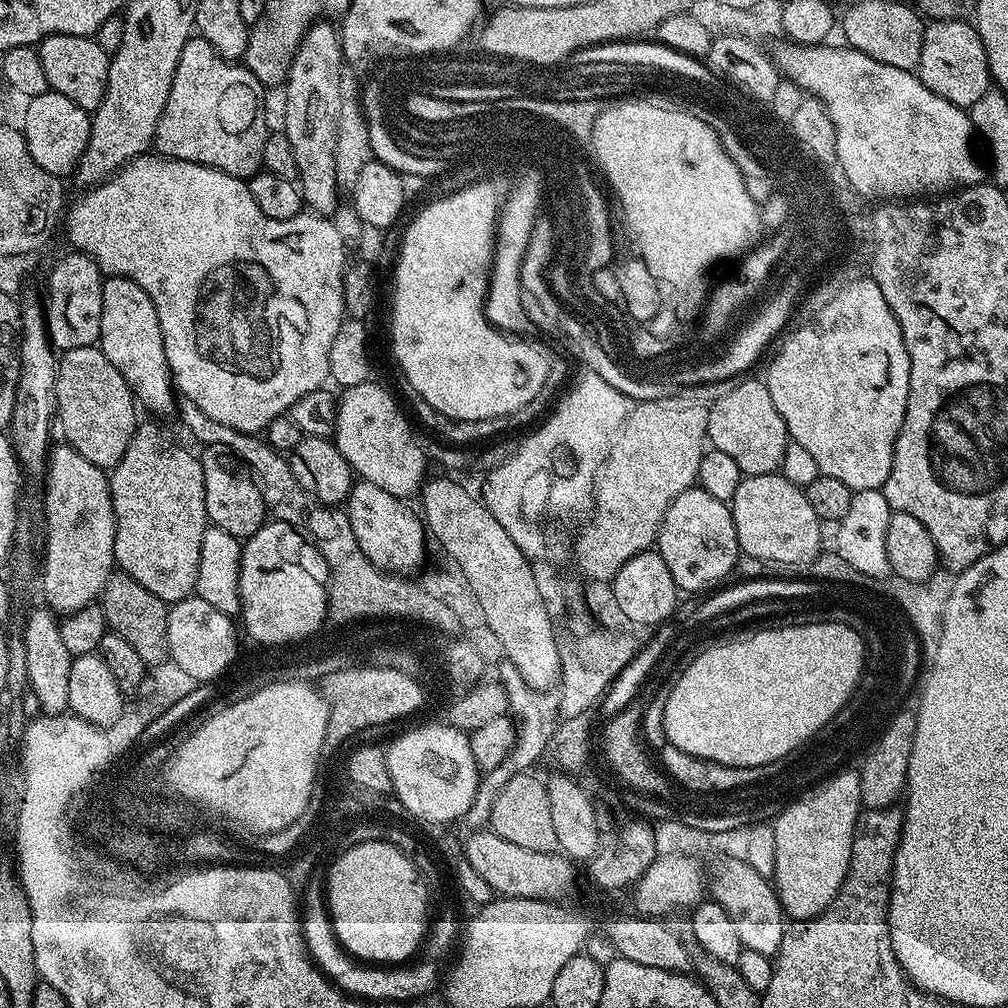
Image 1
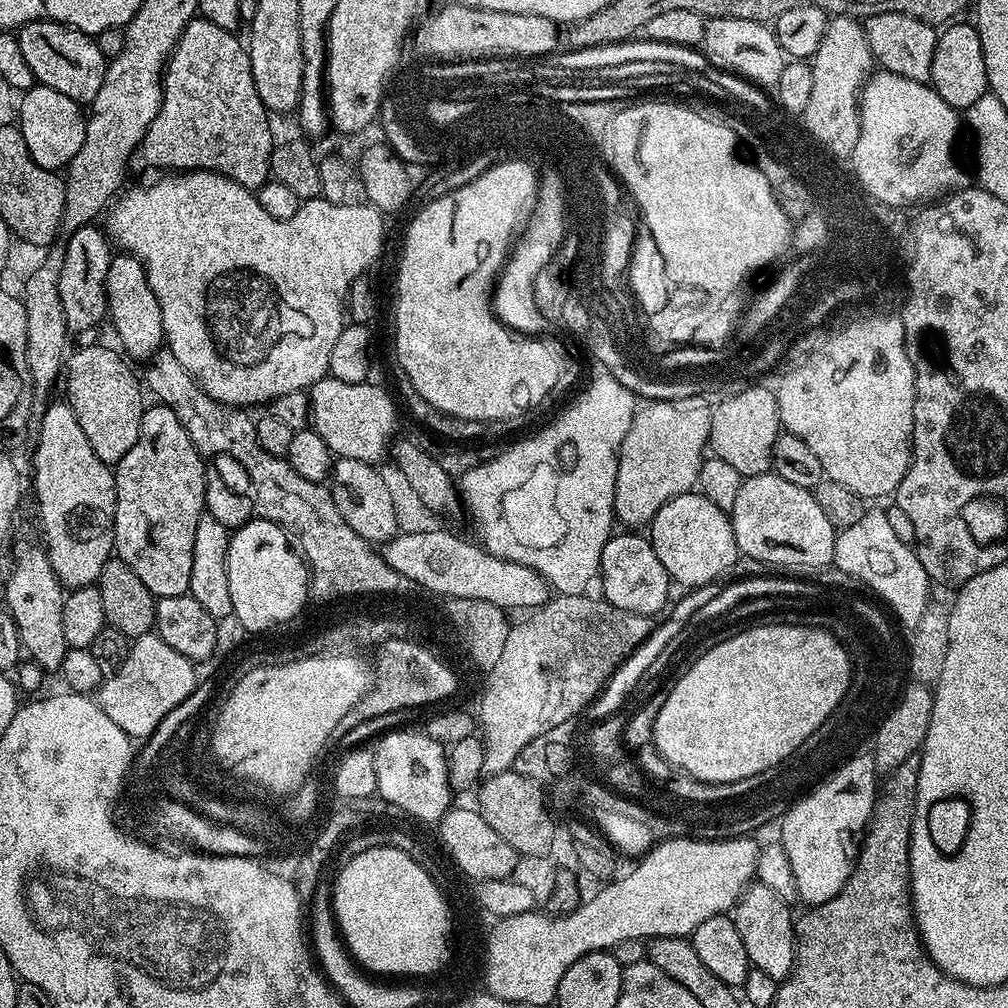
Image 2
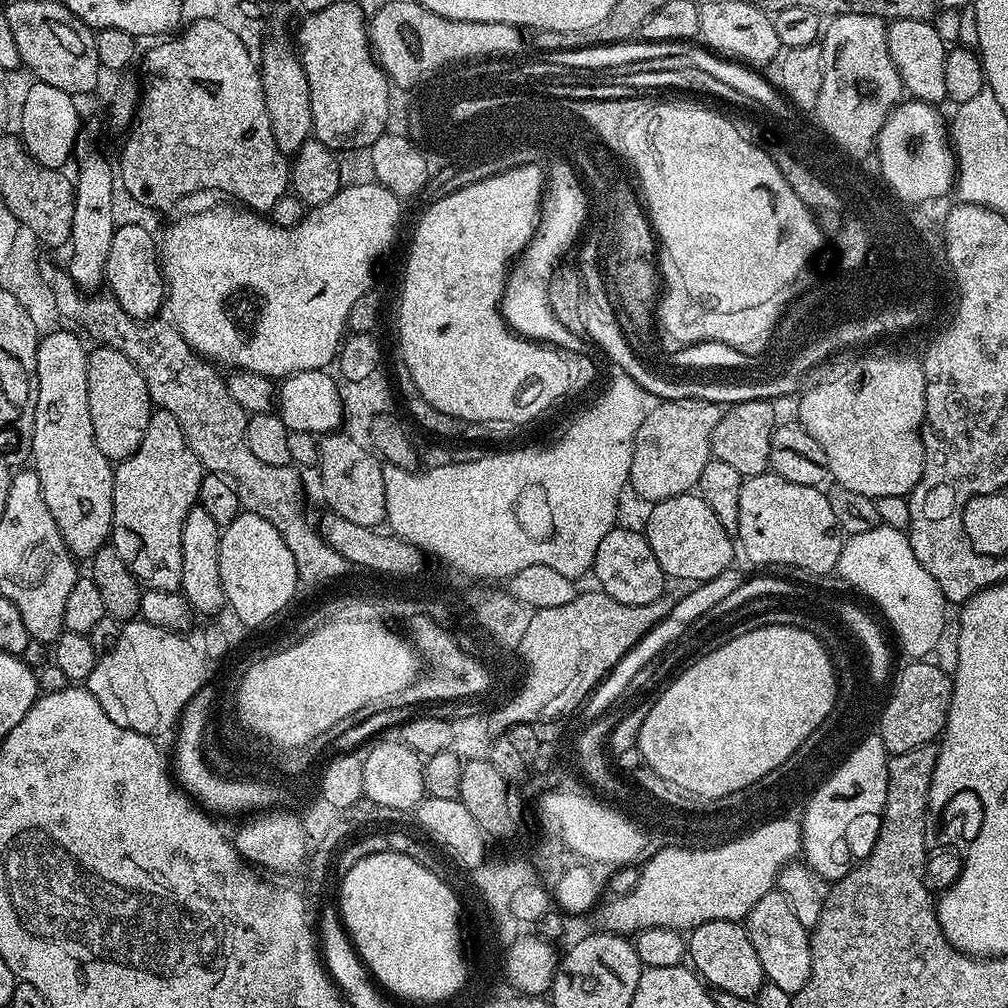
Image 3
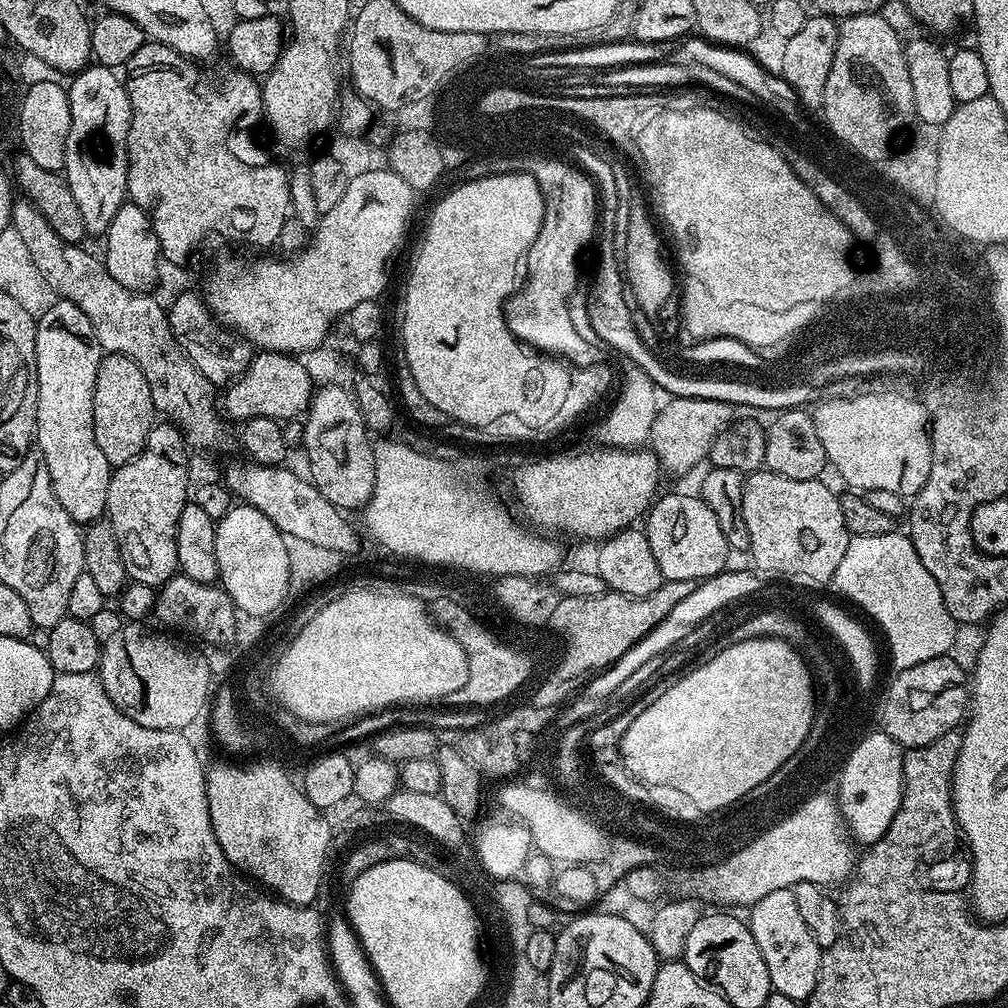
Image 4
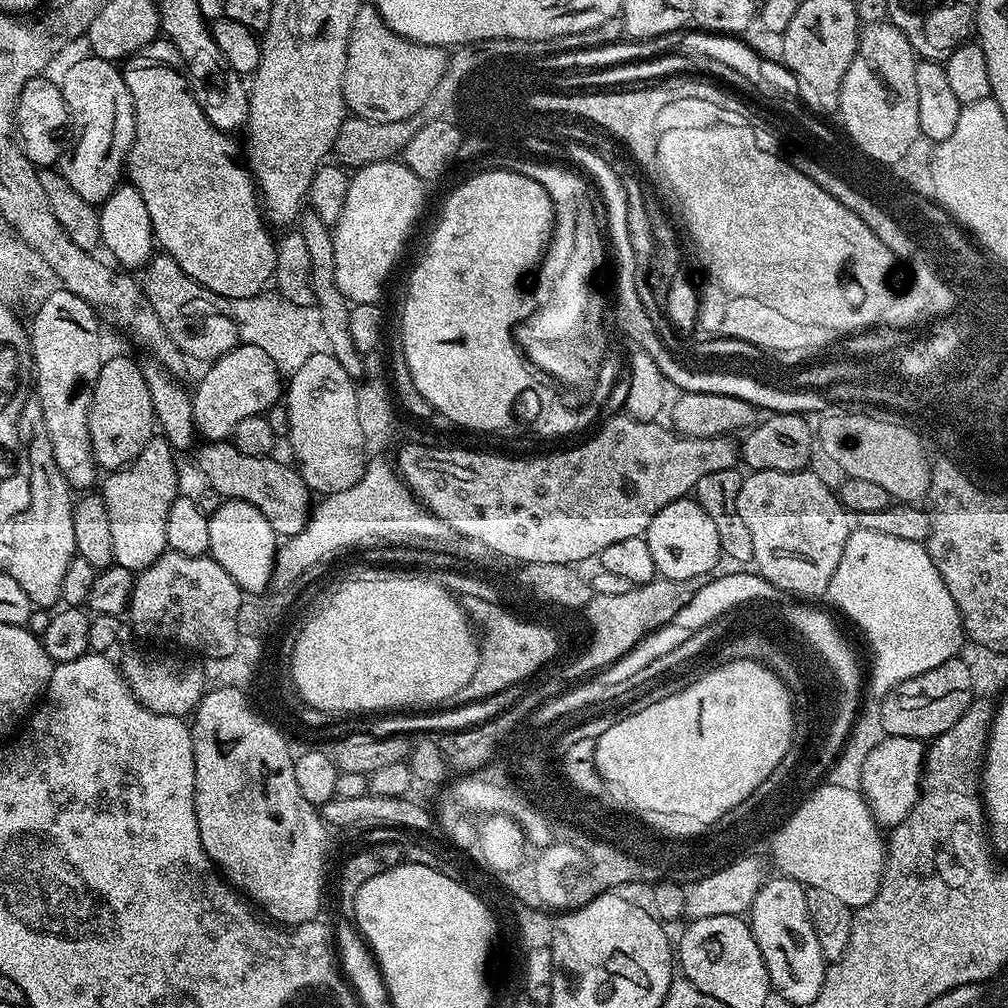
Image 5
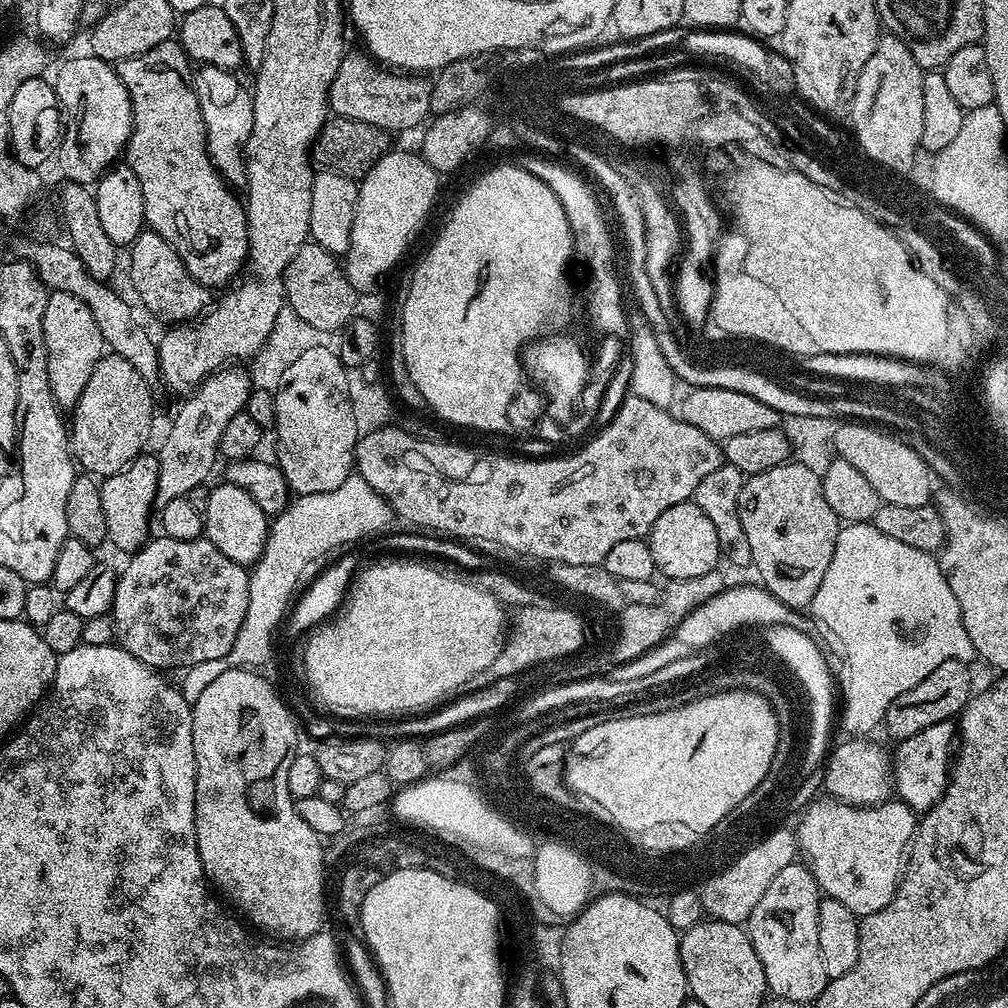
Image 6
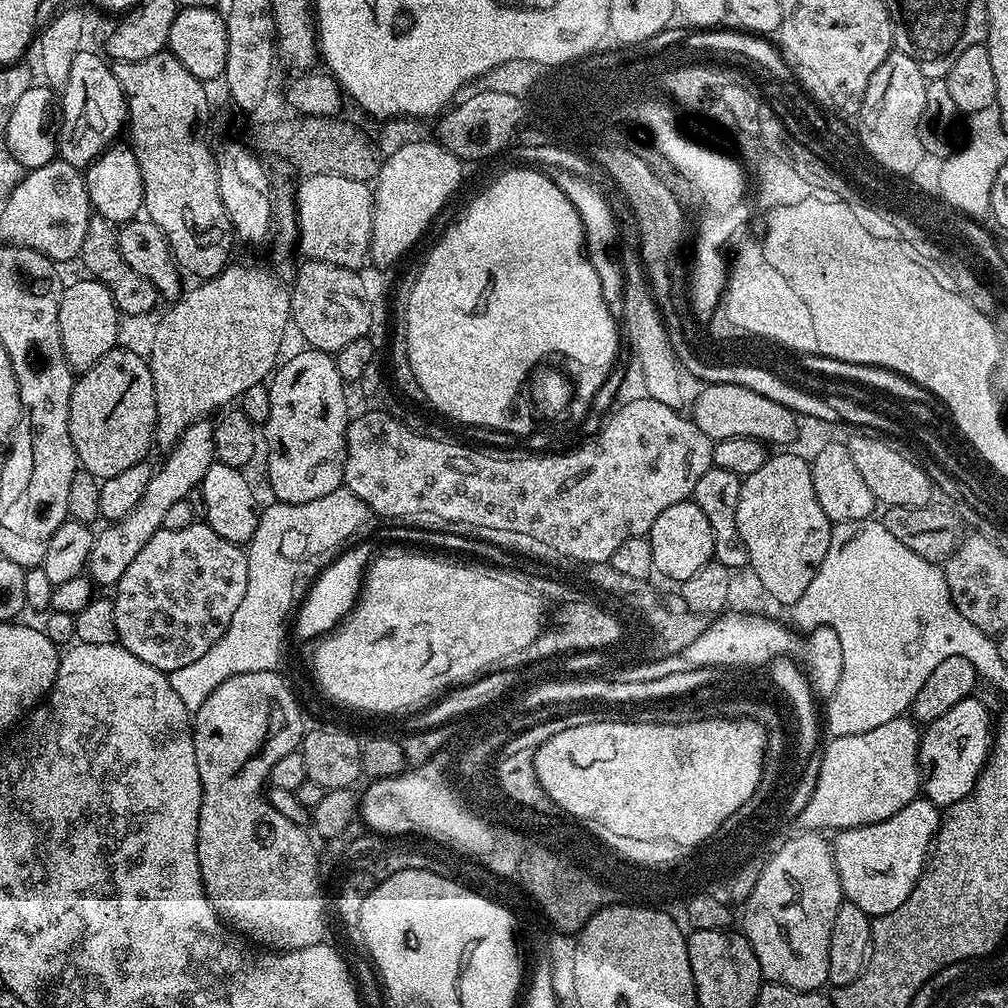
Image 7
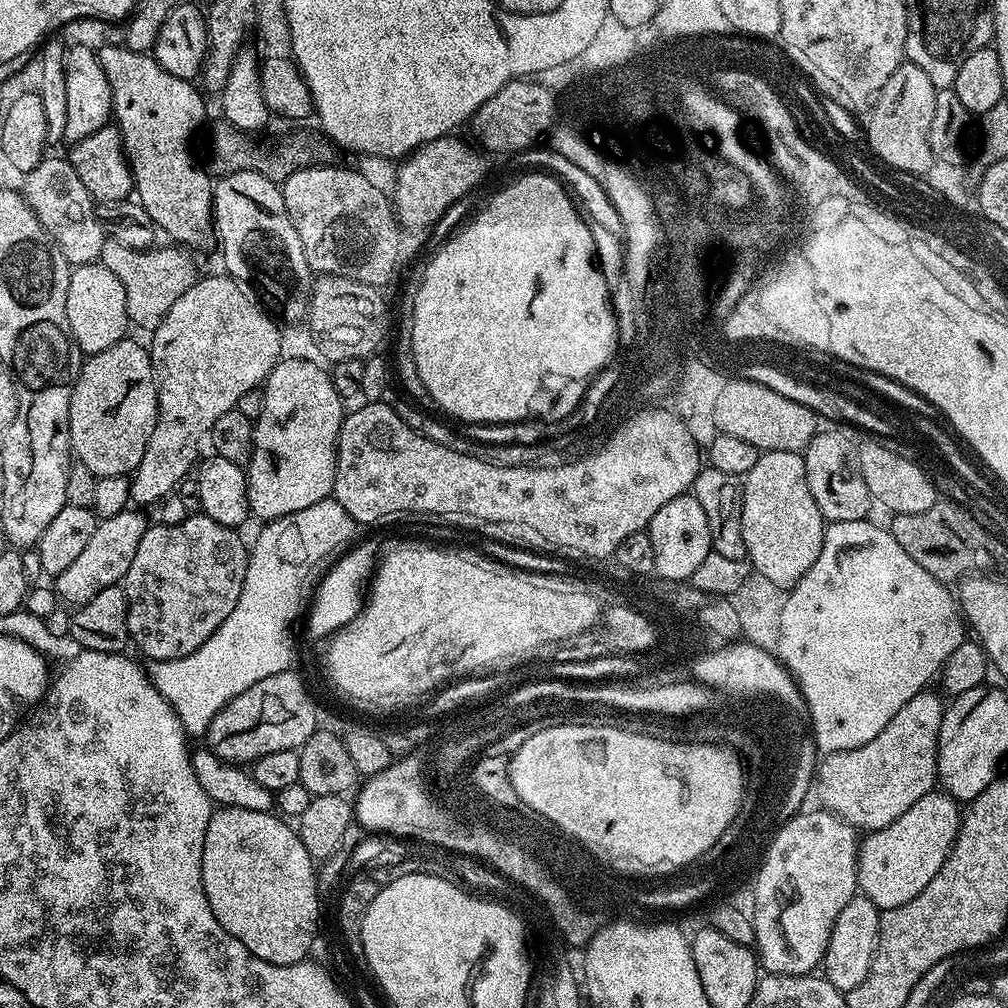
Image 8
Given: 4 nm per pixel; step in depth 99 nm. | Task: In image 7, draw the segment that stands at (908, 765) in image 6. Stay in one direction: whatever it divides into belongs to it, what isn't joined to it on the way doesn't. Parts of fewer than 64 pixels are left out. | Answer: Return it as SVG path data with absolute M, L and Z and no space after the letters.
M977 698L950 706L942 718L932 720L923 729L918 750L923 795L937 808L946 810L954 802L966 798L980 777L994 743L994 716Z

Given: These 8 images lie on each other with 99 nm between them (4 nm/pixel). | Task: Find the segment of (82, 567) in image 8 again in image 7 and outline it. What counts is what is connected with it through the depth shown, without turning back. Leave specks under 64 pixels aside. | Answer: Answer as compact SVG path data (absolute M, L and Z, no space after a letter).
M208 418L190 425L180 435L177 444L172 445L170 451L165 455L169 456L165 458L164 465L153 471L150 486L146 486L146 494L142 494L138 506L134 506L134 510L130 510L130 514L126 514L126 518L109 523L108 529L97 535L94 546L90 550L86 569L93 585L114 586L117 584L122 578L122 574L126 574L126 566L130 566L130 562L134 562L134 557L141 552L142 546L146 546L146 542L150 542L150 538L154 538L156 531L164 527L164 519L170 506L174 506L174 502L188 499L191 492L199 489L201 482L206 478L206 470L210 470L210 466L216 460L212 425L213 421Z

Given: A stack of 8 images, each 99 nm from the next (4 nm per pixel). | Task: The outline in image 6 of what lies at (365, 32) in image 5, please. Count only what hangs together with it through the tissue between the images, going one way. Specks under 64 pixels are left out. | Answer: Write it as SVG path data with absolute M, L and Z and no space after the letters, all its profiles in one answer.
M345 51L342 66L338 66L338 74L334 74L334 82L330 82L329 109L342 118L350 118L358 122L370 122L370 126L378 126L389 134L404 132L407 128L410 130L419 129L420 126L417 121L427 121L430 116L431 83L420 74L405 74L400 70L385 70L371 56L363 51L360 52Z

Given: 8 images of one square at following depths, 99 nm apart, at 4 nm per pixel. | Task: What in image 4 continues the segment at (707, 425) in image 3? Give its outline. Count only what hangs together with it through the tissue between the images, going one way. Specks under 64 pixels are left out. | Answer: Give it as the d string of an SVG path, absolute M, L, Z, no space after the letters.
M680 397L668 400L669 404L659 409L650 437L650 451L656 455L659 467L668 472L688 472L700 463L705 463L711 453L716 436L733 423L733 405L706 398Z

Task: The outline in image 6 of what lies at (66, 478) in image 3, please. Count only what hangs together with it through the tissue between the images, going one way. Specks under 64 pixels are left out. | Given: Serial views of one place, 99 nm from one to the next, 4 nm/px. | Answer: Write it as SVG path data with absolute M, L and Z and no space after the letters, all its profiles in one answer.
M52 292L49 295L46 314L42 314L42 330L48 359L50 390L61 410L71 410L76 407L78 398L82 398L82 390L86 390L86 382L90 382L94 366L98 366L100 357L105 355L106 345L102 330L98 330L98 322L94 322L90 306L86 306L82 298L74 298L74 294L65 292Z

